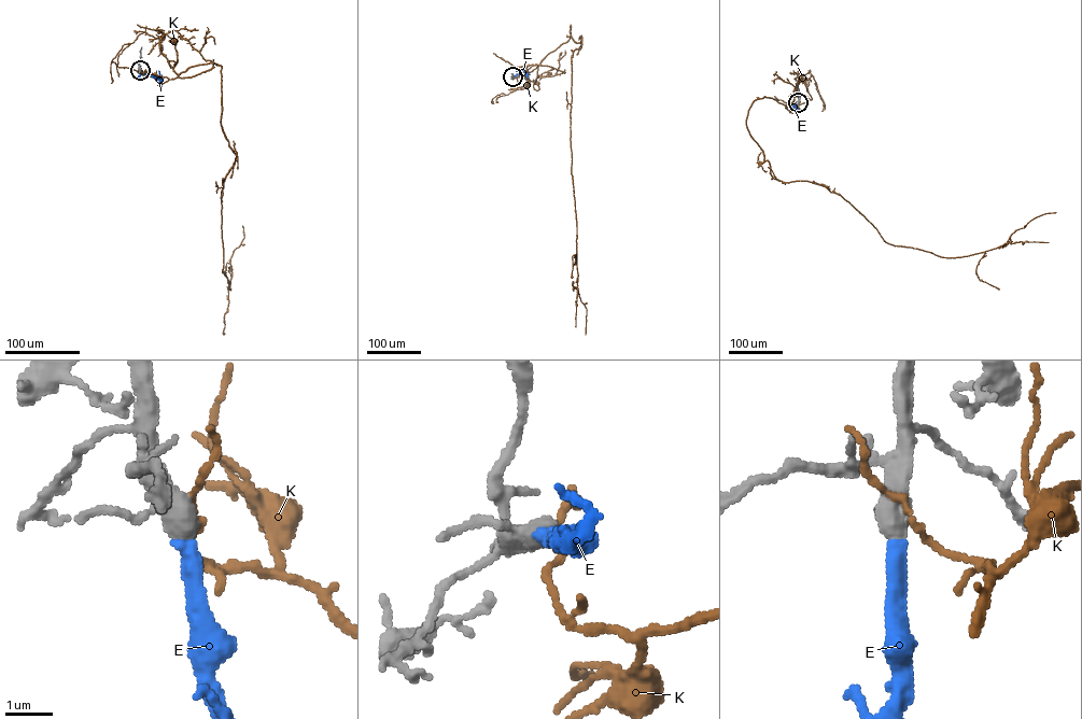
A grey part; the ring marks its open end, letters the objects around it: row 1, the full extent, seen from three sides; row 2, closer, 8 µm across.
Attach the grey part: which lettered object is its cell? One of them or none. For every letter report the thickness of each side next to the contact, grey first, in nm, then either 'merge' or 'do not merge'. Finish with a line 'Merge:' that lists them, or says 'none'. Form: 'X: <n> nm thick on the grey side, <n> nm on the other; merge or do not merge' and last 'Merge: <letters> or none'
E: 400 nm thick on the grey side, 400 nm on the other; merge
K: 480 nm thick on the grey side, 110 nm on the other; do not merge
Merge: E

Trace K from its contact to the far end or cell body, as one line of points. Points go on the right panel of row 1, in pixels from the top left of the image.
K: (798, 101), (798, 107), (788, 103), (786, 108), (789, 96), (803, 95), (812, 99), (804, 81)

